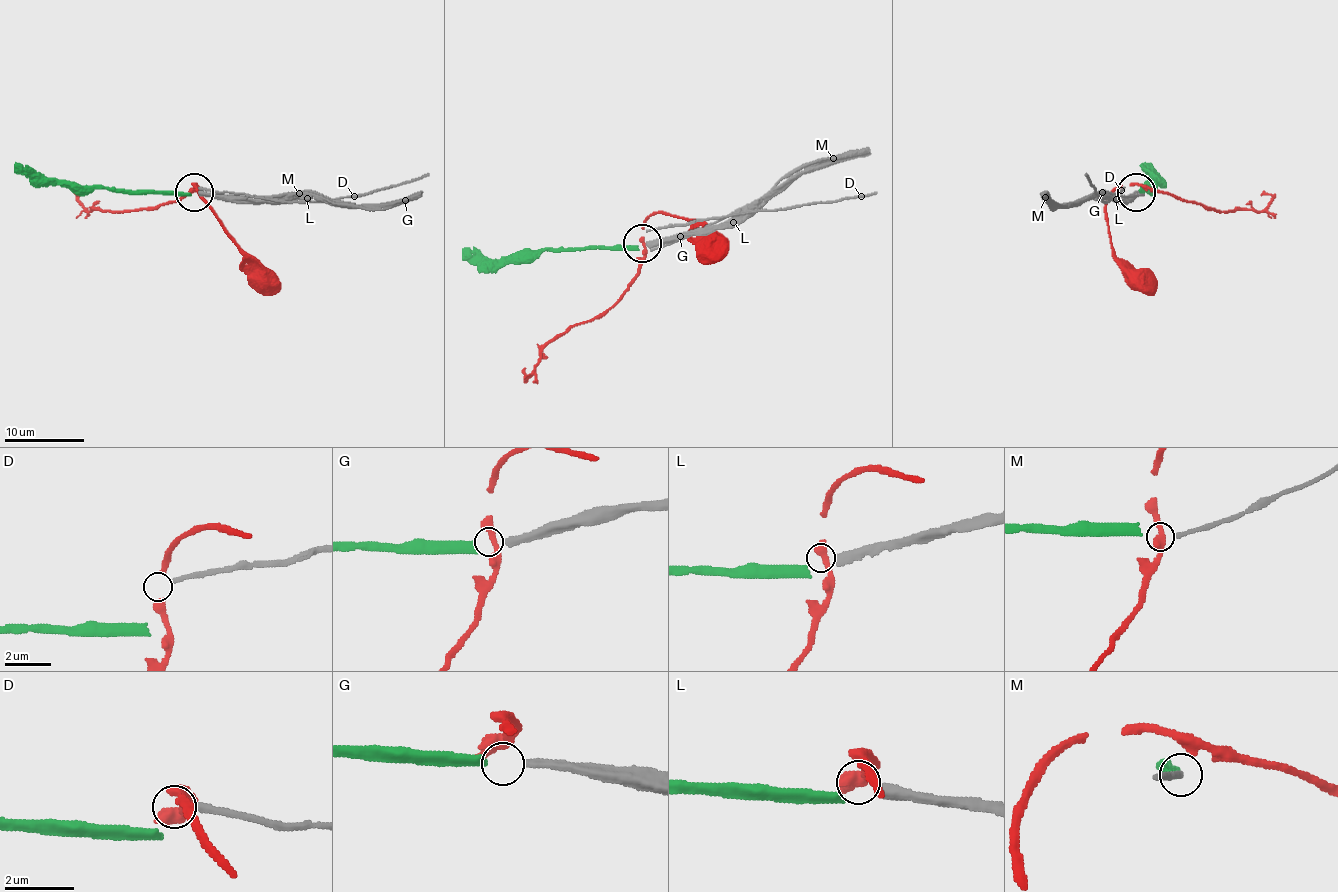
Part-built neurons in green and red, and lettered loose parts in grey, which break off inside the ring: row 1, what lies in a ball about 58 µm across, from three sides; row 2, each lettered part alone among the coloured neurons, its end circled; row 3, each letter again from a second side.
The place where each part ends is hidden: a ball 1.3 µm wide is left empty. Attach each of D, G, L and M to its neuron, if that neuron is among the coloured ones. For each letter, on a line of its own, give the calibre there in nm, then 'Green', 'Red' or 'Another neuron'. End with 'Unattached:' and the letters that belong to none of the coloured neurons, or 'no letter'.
D: Thickness 200 nm. Another neuron
G: Thickness 280 nm. Green
L: Thickness 400 nm. Another neuron
M: Thickness 160 nm. Another neuron
Unattached: D, L, M

